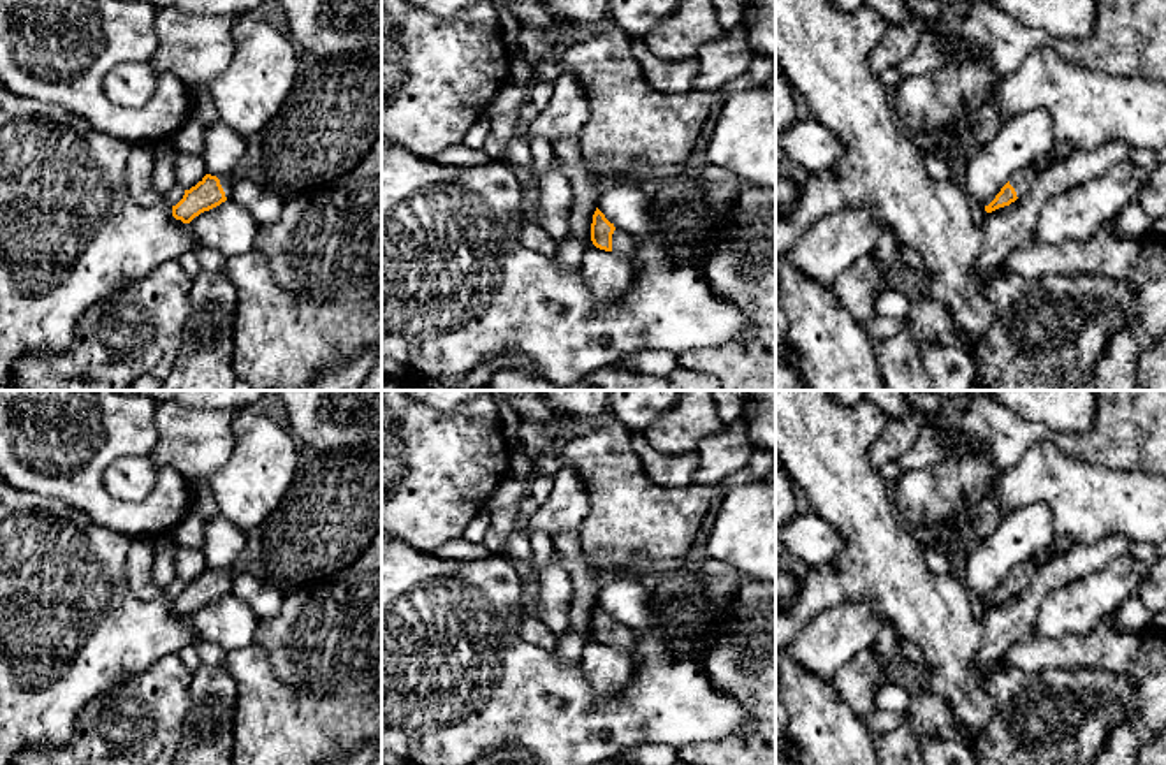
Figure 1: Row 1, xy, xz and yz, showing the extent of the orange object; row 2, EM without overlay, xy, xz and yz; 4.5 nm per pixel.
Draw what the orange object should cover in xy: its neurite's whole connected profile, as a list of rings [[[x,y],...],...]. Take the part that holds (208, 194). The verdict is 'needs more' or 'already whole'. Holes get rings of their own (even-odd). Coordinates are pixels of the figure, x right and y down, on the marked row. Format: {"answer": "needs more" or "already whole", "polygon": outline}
{"answer": "needs more", "polygon": [[[206,174],[195,186],[185,190],[183,199],[172,206],[172,216],[190,223],[195,216],[230,199],[230,183],[225,178]]]}

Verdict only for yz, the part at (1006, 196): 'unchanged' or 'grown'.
grown

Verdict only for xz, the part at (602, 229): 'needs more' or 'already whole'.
needs more

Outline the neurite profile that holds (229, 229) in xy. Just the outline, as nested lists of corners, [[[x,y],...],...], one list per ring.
[[[227,199],[195,216],[188,227],[199,246],[216,250],[229,259],[253,250],[259,223],[243,206]]]

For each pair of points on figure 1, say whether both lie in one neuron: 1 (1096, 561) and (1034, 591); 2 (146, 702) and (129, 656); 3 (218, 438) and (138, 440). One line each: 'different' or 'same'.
1: same
2: different
3: different

